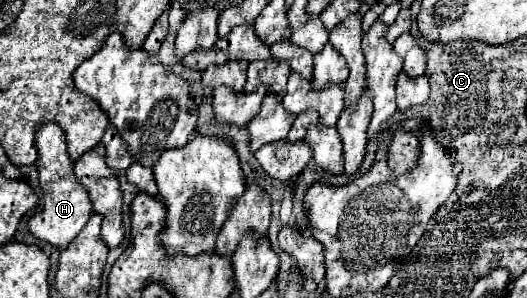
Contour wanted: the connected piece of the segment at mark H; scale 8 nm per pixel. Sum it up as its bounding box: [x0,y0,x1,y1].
[29,122,93,248]

